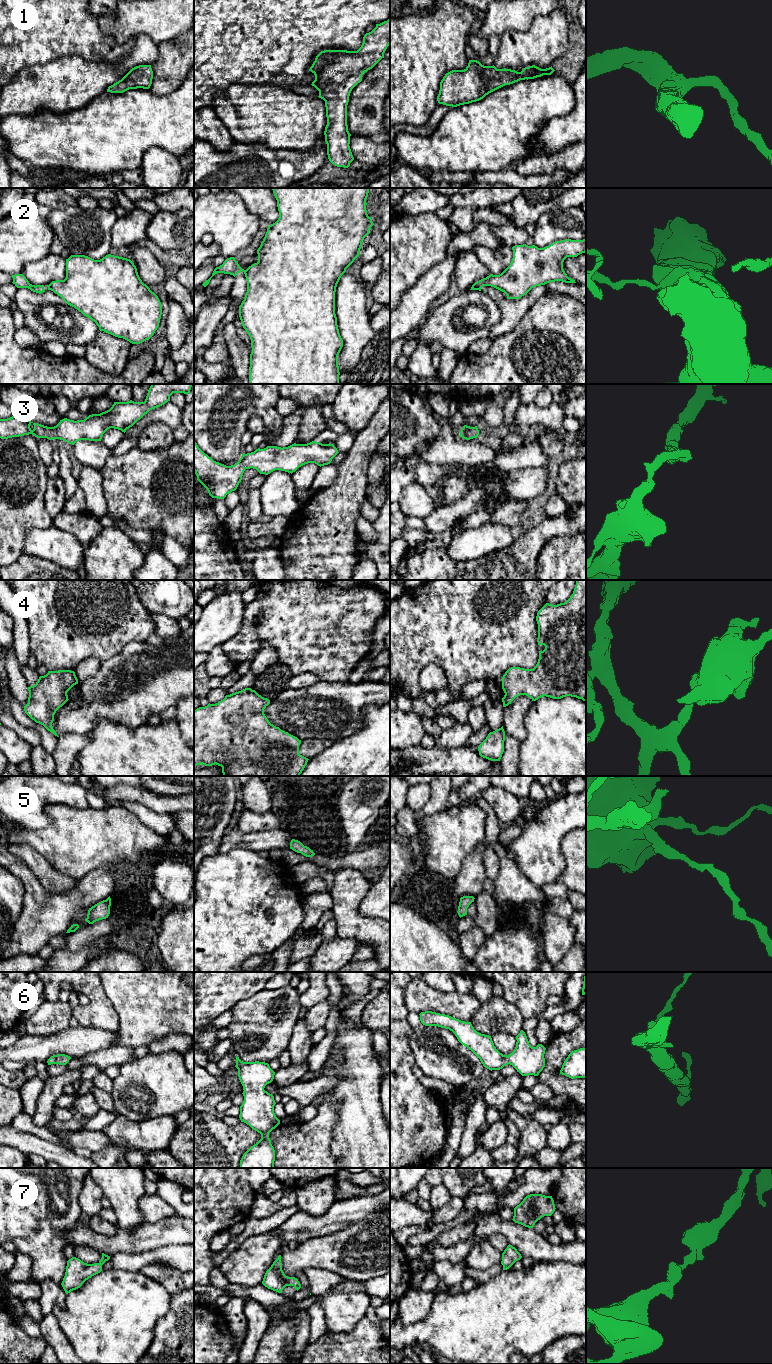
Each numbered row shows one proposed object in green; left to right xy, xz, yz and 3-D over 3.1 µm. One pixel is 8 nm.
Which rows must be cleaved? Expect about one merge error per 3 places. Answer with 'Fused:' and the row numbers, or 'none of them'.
Fused: 2

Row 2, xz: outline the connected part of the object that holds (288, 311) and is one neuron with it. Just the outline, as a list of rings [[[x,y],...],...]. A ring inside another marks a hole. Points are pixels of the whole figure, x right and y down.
[[[272,188],[277,200],[278,220],[269,225],[257,250],[258,262],[246,269],[247,292],[239,306],[239,317],[243,328],[251,339],[249,384],[339,384],[338,355],[343,347],[335,314],[335,292],[346,269],[359,256],[364,238],[373,226],[366,210],[369,188]]]

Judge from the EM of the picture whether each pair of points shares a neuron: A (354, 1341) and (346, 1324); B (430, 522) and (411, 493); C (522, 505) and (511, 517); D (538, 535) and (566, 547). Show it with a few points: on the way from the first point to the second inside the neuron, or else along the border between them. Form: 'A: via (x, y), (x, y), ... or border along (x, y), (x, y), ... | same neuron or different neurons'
A: border along (364, 1316), (349, 1332), (328, 1331) | different neurons
B: border along (435, 508), (423, 519) | different neurons
C: via (519, 508), (513, 514) | same neuron
D: border along (572, 534), (552, 537), (542, 548), (538, 561) | different neurons

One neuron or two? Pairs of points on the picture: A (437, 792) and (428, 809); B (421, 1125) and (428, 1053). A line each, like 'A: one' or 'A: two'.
A: one
B: two

